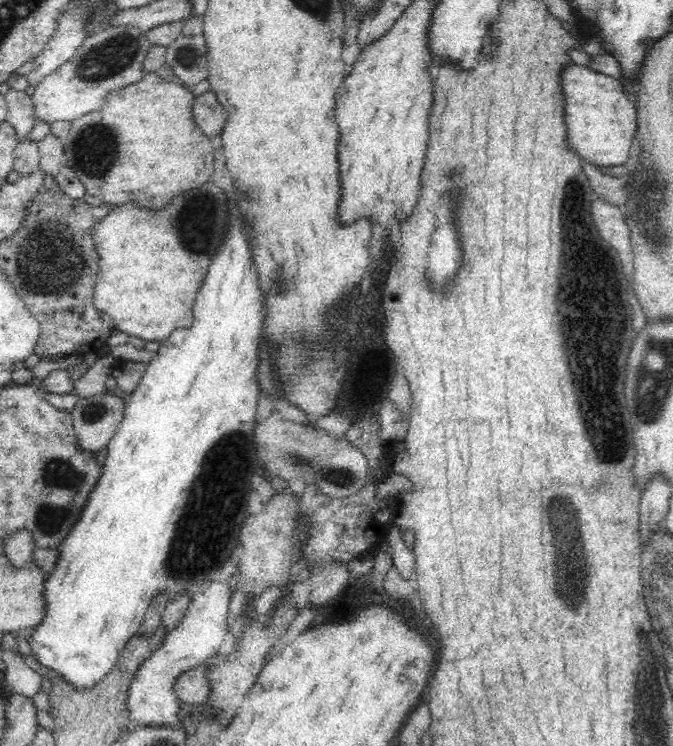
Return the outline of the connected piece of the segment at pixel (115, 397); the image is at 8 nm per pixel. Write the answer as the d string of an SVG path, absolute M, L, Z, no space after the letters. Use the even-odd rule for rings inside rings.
M121 393L82 398L70 414L77 447L82 452L100 453L107 449L122 423L126 396Z

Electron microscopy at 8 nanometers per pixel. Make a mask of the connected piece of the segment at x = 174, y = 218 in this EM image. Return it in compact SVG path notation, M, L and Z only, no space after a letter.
M176 198L174 204L158 212L140 210L136 204L114 207L94 227L92 239L98 252L98 276L92 306L99 313L108 315L115 328L128 336L146 341L163 341L176 329L189 329L193 325L196 297L211 262L210 256L194 254L182 244L178 214L184 204L186 200Z

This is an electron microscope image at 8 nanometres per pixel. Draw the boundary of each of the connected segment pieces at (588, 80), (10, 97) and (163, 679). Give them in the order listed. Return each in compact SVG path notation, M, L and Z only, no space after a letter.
M570 65L560 68L560 87L564 95L564 125L566 125L566 143L572 153L576 153L582 160L598 167L620 166L627 164L637 130L637 110L634 102L628 98L624 87L618 79L596 73L585 66Z
M10 89L5 94L7 121L16 131L16 141L21 143L29 138L34 126L34 107L31 96L22 91Z
M211 581L208 587L192 595L182 622L173 631L165 635L161 647L155 650L151 654L152 656L140 665L140 668L137 668L134 678L131 680L128 689L127 709L132 725L160 726L163 724L164 726L171 726L178 723L182 702L174 690L175 682L187 670L206 664L219 656L218 650L222 648L224 638L229 632L228 607L232 593L233 590L228 582Z

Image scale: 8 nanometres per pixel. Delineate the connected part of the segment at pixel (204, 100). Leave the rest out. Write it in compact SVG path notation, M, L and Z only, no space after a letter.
M212 91L193 100L193 121L208 138L220 135L224 128L227 112L218 103Z

